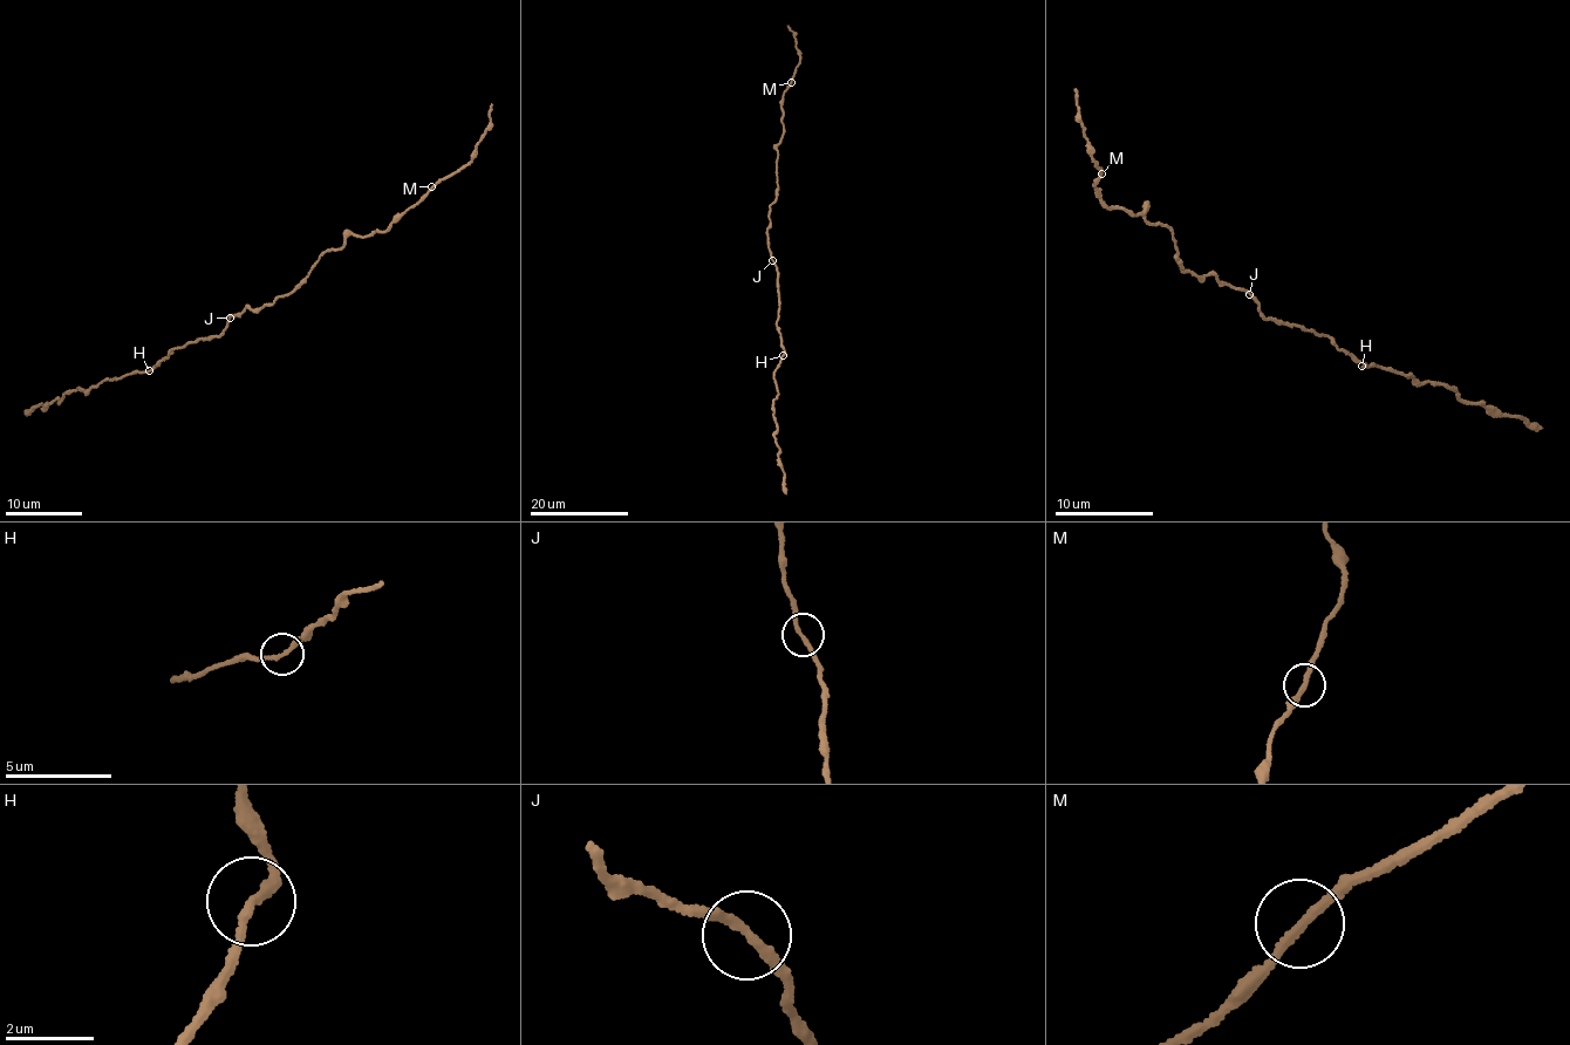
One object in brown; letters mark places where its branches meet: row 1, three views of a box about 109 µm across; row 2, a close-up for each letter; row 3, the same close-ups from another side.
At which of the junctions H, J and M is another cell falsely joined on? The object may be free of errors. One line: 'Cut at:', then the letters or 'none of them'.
Cut at: H

